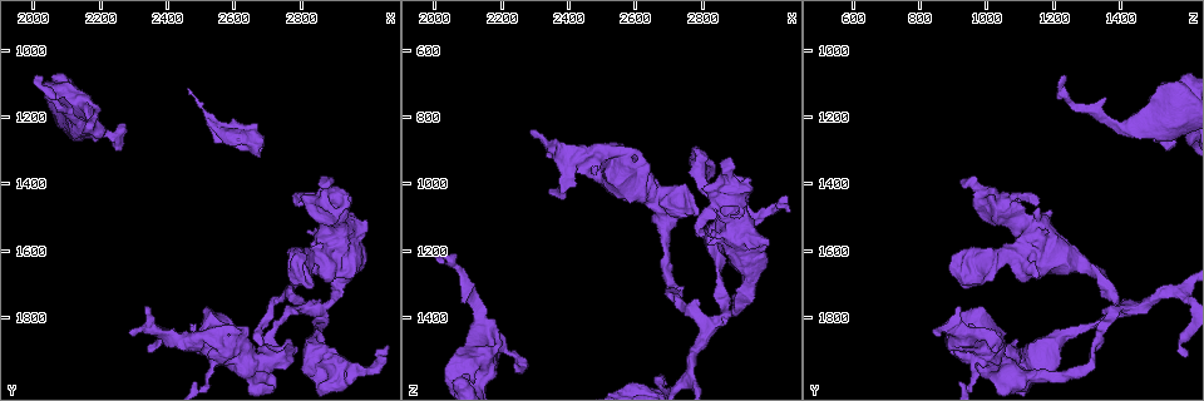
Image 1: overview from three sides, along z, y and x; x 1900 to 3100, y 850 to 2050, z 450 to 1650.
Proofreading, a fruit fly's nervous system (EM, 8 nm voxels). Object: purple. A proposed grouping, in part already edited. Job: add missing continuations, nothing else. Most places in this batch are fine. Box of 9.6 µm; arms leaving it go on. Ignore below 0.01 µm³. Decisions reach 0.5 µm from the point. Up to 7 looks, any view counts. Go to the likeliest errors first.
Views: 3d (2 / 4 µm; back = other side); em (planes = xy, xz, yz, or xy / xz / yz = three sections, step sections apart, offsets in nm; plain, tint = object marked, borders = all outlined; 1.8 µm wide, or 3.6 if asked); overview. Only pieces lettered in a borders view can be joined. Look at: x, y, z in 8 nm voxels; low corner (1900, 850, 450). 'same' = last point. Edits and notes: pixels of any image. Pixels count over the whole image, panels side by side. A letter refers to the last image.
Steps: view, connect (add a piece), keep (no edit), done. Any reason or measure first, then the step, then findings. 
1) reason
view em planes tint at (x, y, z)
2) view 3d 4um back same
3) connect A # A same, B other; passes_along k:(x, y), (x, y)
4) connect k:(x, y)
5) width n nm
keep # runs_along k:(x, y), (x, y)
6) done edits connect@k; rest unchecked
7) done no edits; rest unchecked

four or more arms meet
view em yz step 4 tint at (2880, 1770, 1390)

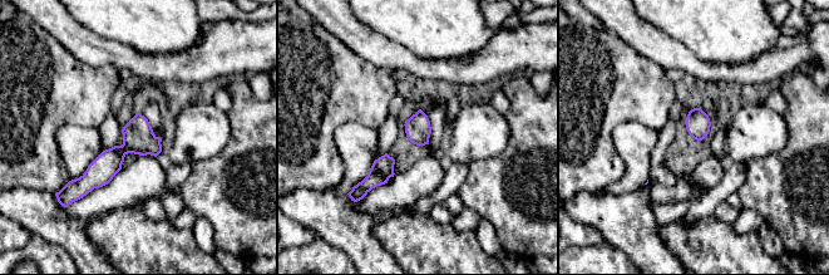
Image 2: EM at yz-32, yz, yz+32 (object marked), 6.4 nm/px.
view em planes tint same

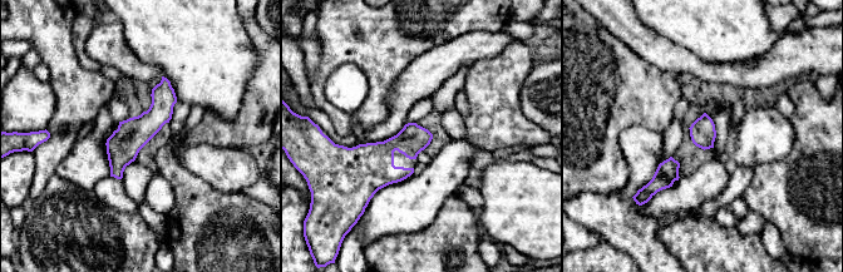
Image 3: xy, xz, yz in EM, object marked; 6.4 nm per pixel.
what lies round it
view em planes borders same

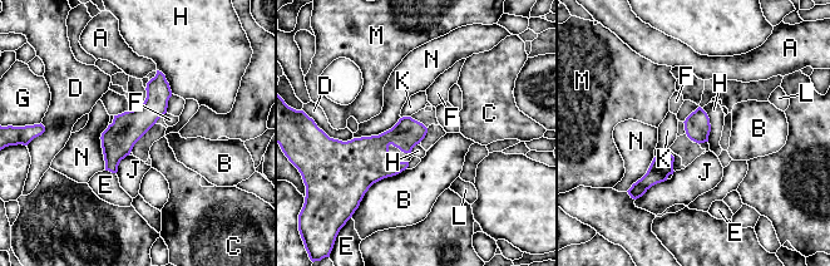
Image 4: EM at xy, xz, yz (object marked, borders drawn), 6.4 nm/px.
longest_contact B 360 nm
keep # A other, B other, C other, D other, E other, F other, G other, H other, J other, K other, L other, M other, N other; border 4:(701, 108), (709, 118), (709, 141); none of them fits

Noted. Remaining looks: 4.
branch stops here
view em yz step 8 tint at (2890, 1450, 1100)

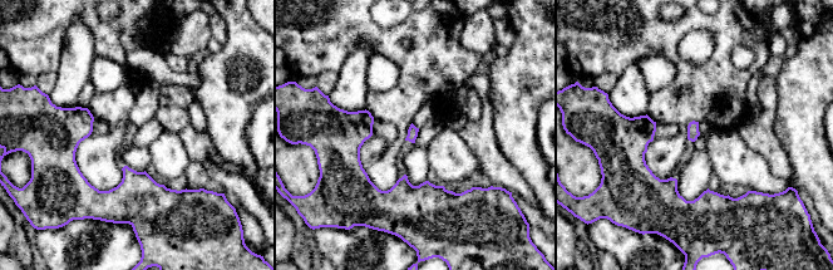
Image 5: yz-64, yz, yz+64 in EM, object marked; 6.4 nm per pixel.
view em planes tint same

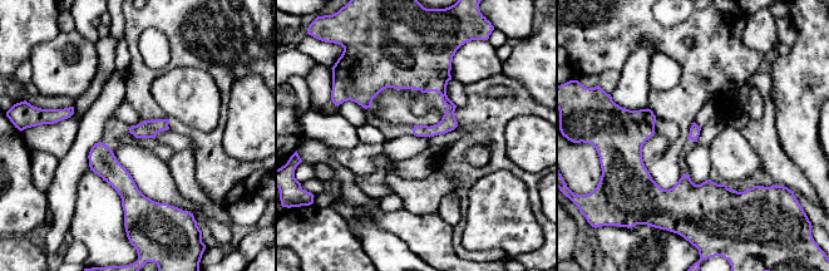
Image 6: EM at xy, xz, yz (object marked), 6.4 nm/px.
what lies round it
view em planes borders same

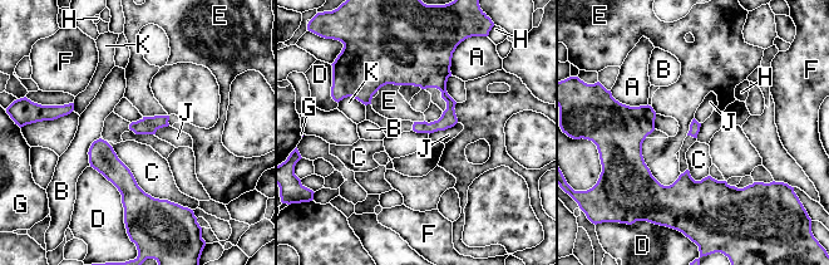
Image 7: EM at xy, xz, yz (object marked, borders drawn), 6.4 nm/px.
keep # A other, B other, C other, D other, E other, F other, G other, H other, J other, K other; border 7:(457, 122), (450, 127), (429, 135); no lettered piece goes on from it

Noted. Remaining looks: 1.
done no edits; rest unchecked

